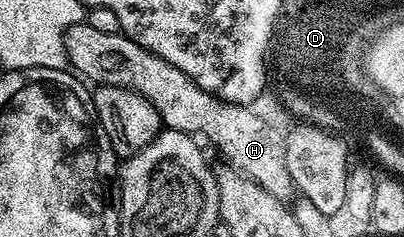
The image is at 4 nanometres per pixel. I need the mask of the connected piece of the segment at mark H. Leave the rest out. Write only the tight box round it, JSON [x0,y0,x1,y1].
[65,21,294,201]

